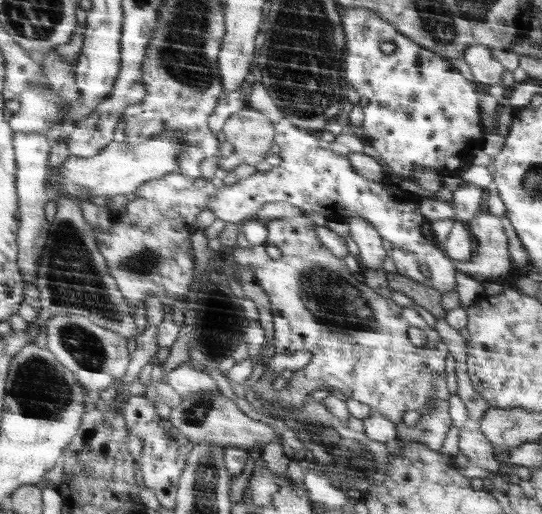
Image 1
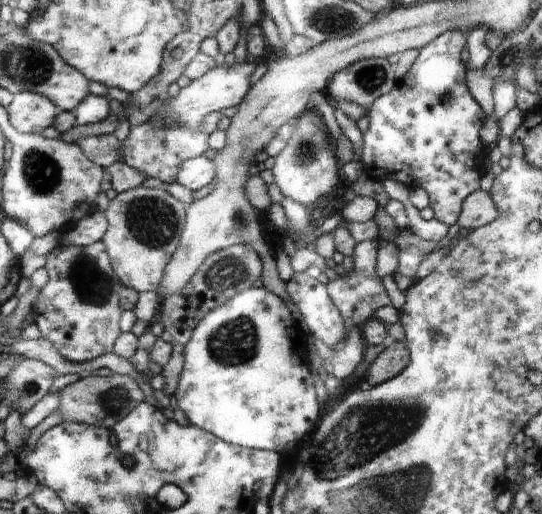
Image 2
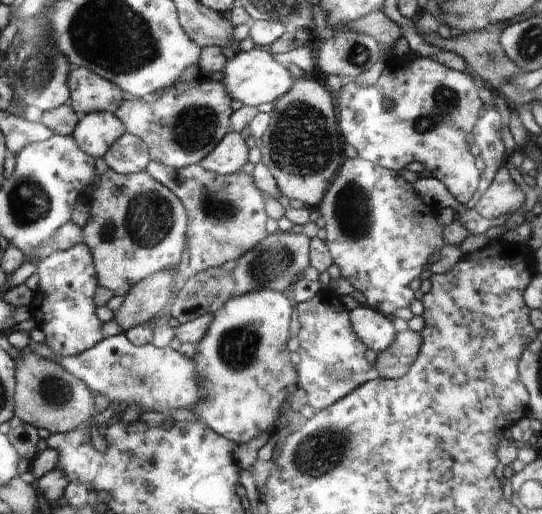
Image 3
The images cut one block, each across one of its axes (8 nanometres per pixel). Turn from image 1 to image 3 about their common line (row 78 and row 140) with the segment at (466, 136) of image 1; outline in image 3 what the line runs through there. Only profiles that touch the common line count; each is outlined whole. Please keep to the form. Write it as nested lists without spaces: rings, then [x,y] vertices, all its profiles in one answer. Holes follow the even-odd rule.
[[[411,54],[404,57],[404,65],[396,66],[394,61],[388,62],[374,85],[352,82],[352,78],[346,80],[346,86],[341,88],[339,97],[336,98],[340,132],[344,132],[344,140],[354,146],[354,150],[358,152],[357,156],[371,160],[372,164],[380,164],[382,168],[398,173],[410,162],[421,162],[426,166],[427,175],[438,178],[459,204],[465,205],[476,192],[478,180],[481,180],[478,178],[480,174],[474,162],[474,155],[470,154],[468,148],[469,142],[466,142],[466,134],[473,130],[480,120],[480,112],[484,110],[484,104],[478,96],[478,88],[468,74],[448,68],[432,57],[414,58]],[[384,98],[394,100],[394,108],[390,112],[382,108]]]

